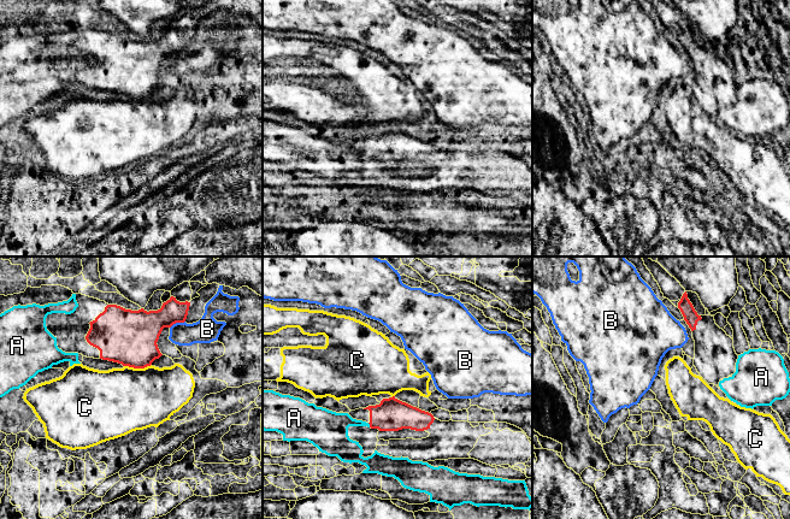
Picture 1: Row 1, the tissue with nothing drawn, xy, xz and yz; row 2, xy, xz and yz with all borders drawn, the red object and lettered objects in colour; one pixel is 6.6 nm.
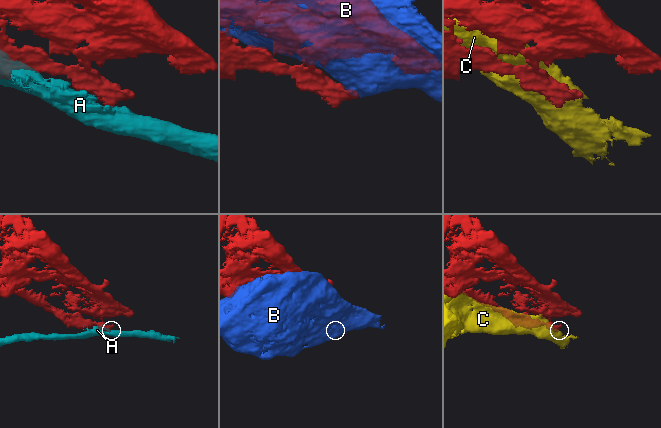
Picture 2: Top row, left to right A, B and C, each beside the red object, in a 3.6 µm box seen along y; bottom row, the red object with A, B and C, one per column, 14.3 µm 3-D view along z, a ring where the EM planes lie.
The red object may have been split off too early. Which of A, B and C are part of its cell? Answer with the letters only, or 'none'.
none

